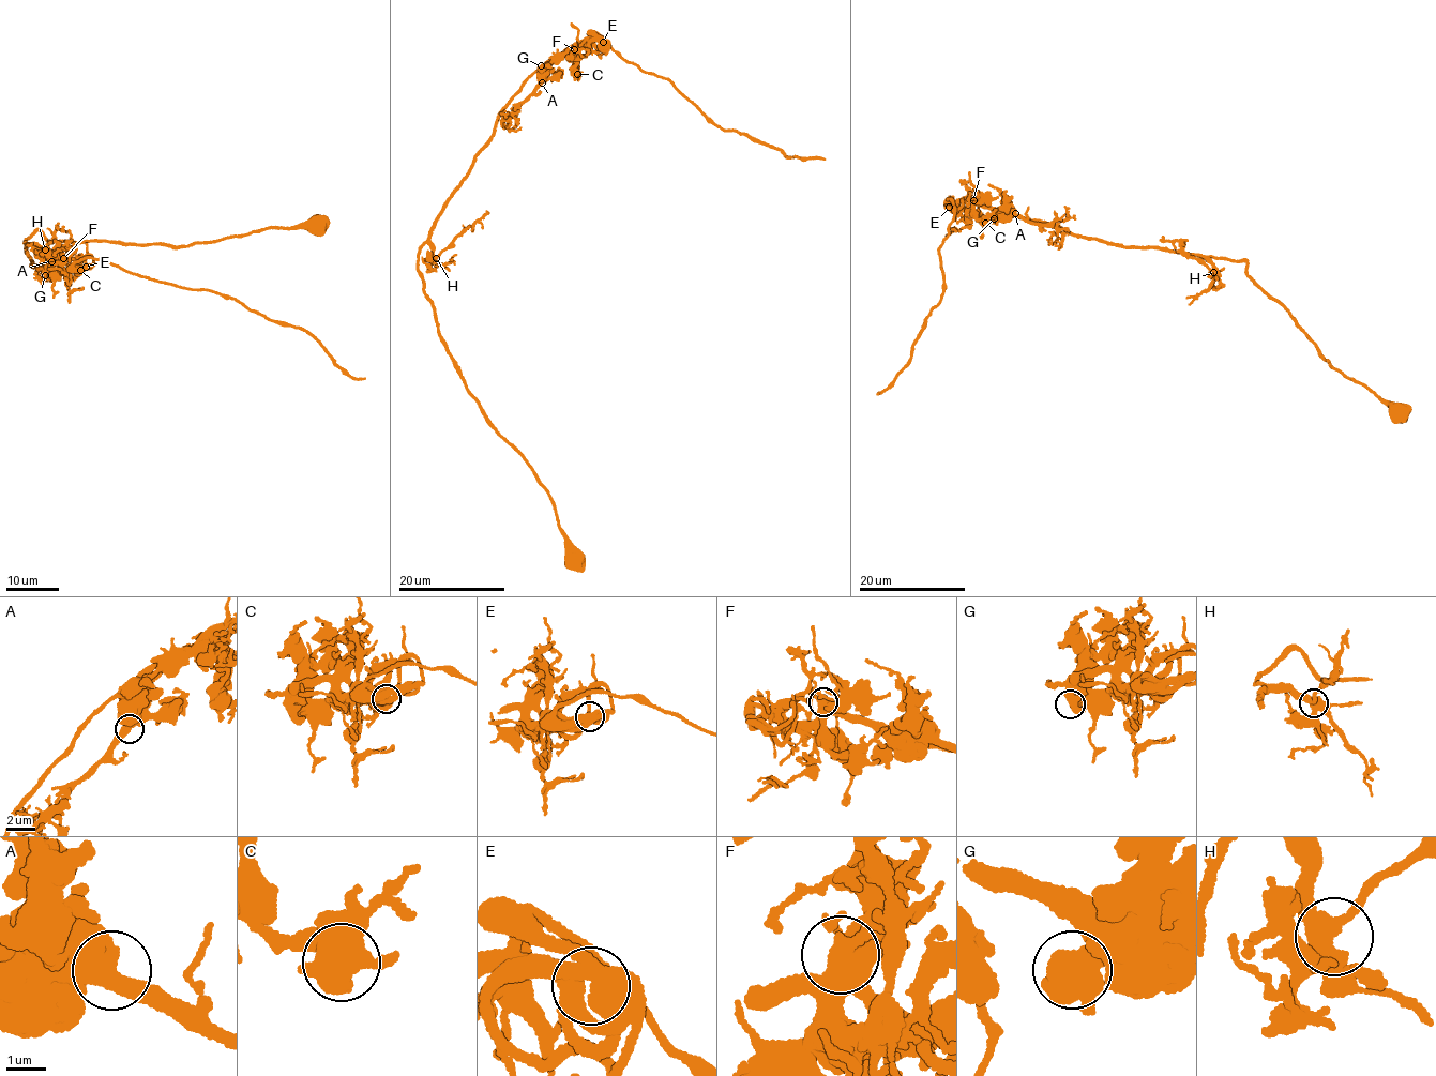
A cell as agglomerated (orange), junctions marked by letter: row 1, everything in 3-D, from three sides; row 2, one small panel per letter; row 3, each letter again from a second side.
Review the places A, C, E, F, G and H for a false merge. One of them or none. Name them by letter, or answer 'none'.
none

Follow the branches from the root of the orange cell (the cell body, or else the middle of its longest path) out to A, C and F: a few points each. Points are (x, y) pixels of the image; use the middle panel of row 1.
A: (575, 559), (548, 491), (468, 390), (418, 271), (420, 246), (504, 105), (534, 72), (542, 82)
C: (575, 559), (548, 491), (468, 390), (439, 333), (418, 255), (443, 202), (522, 84), (569, 52), (577, 74)
F: (575, 559), (548, 491), (468, 390), (418, 271), (420, 246), (504, 105), (534, 72), (574, 49)

